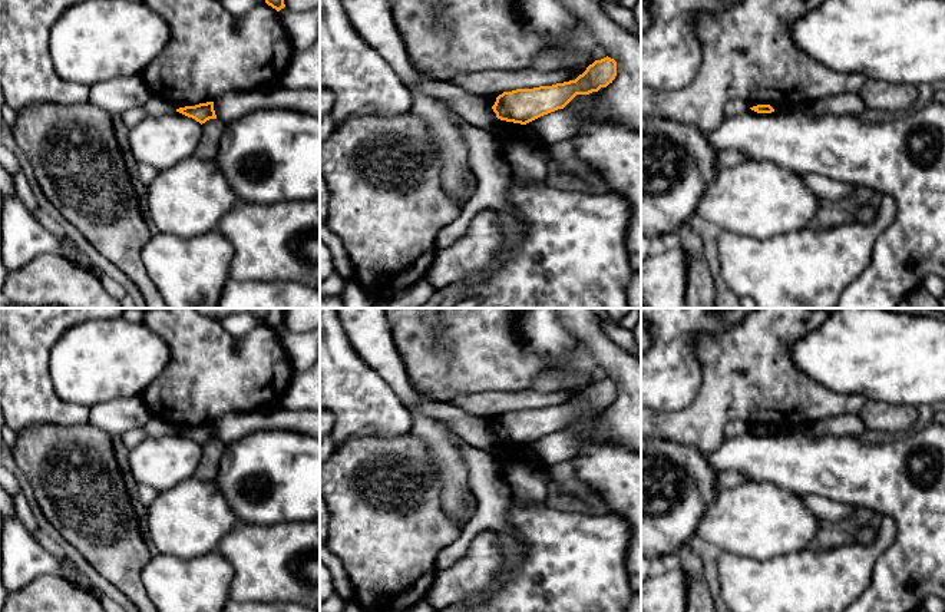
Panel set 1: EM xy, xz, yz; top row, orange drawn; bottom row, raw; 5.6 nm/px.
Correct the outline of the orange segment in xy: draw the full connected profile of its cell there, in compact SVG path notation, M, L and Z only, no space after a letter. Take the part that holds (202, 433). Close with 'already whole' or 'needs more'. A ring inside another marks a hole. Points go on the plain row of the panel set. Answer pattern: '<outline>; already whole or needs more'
M214 423L199 424L195 427L185 427L176 430L176 433L195 440L201 446L205 444L209 440L217 440L215 431L214 431Z; already whole

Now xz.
M611 378L595 381L575 401L503 413L492 427L496 439L526 446L543 436L564 430L576 416L589 416L607 408L617 397L617 383Z; already whole

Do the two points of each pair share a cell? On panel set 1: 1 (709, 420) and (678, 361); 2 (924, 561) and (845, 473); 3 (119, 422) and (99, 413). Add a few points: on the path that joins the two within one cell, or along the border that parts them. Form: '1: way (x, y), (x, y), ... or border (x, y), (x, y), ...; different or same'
1: border (699, 361), (701, 383), (696, 397), (667, 412); different
2: way (924, 535), (871, 482); same
3: way (115, 417), (103, 416); same

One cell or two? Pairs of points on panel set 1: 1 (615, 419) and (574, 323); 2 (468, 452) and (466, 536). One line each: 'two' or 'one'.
1: one
2: one

